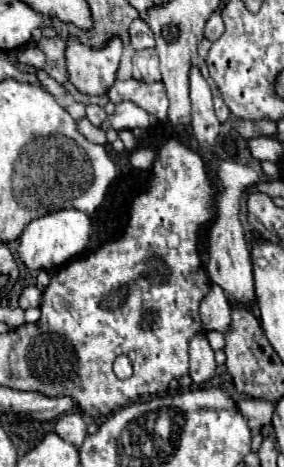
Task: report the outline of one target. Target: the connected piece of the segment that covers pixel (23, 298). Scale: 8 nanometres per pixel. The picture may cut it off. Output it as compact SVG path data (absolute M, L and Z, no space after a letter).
M34 285L26 287L20 295L20 307L22 309L28 309L28 307L38 307L40 305L40 297L42 297L42 291L38 291Z

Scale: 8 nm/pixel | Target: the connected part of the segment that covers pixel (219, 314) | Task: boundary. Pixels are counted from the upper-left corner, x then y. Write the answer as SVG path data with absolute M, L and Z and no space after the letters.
M212 285L210 293L202 299L202 305L200 305L200 317L202 317L204 329L228 333L230 323L232 323L230 313L232 313L230 301L226 299L224 291L218 285Z

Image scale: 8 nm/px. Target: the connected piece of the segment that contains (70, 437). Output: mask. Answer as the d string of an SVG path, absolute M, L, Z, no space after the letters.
M66 413L66 415L62 415L56 421L56 433L64 441L68 441L76 449L80 449L84 437L86 437L86 423L84 423L84 419L82 419L80 413Z

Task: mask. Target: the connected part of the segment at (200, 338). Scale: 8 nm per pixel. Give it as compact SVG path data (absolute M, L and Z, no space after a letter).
M196 335L190 341L190 377L194 383L206 383L216 373L214 351L208 345L206 335Z

